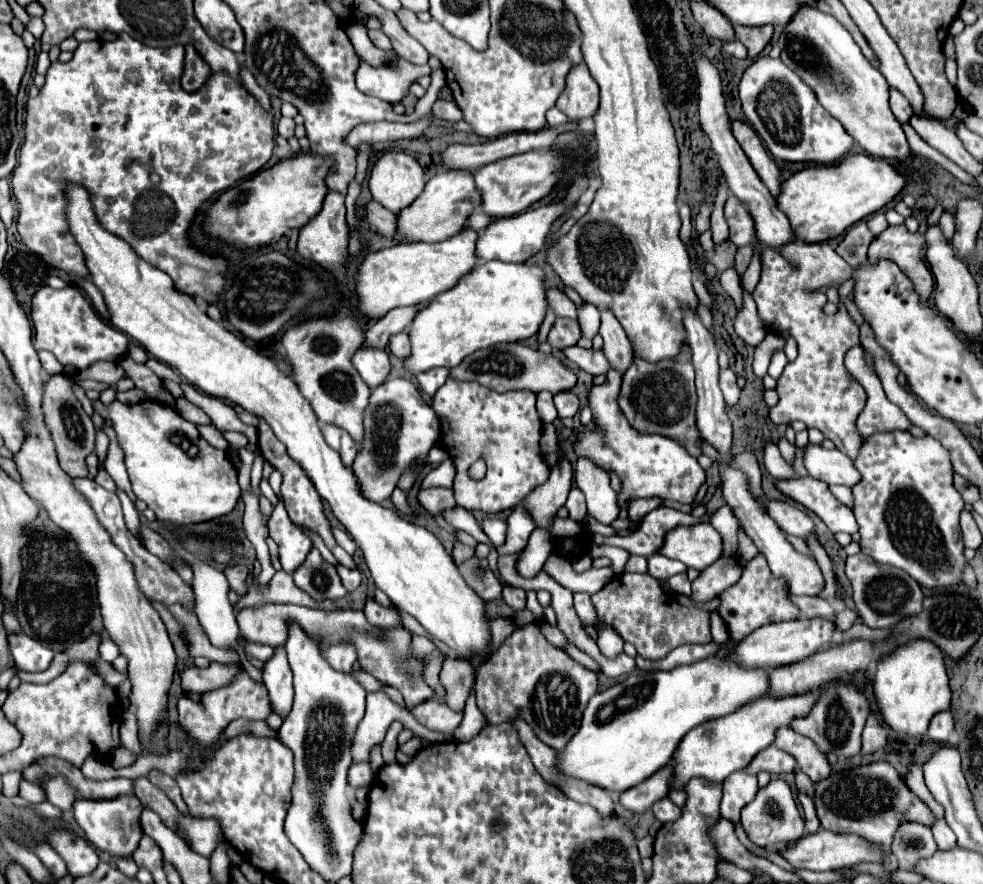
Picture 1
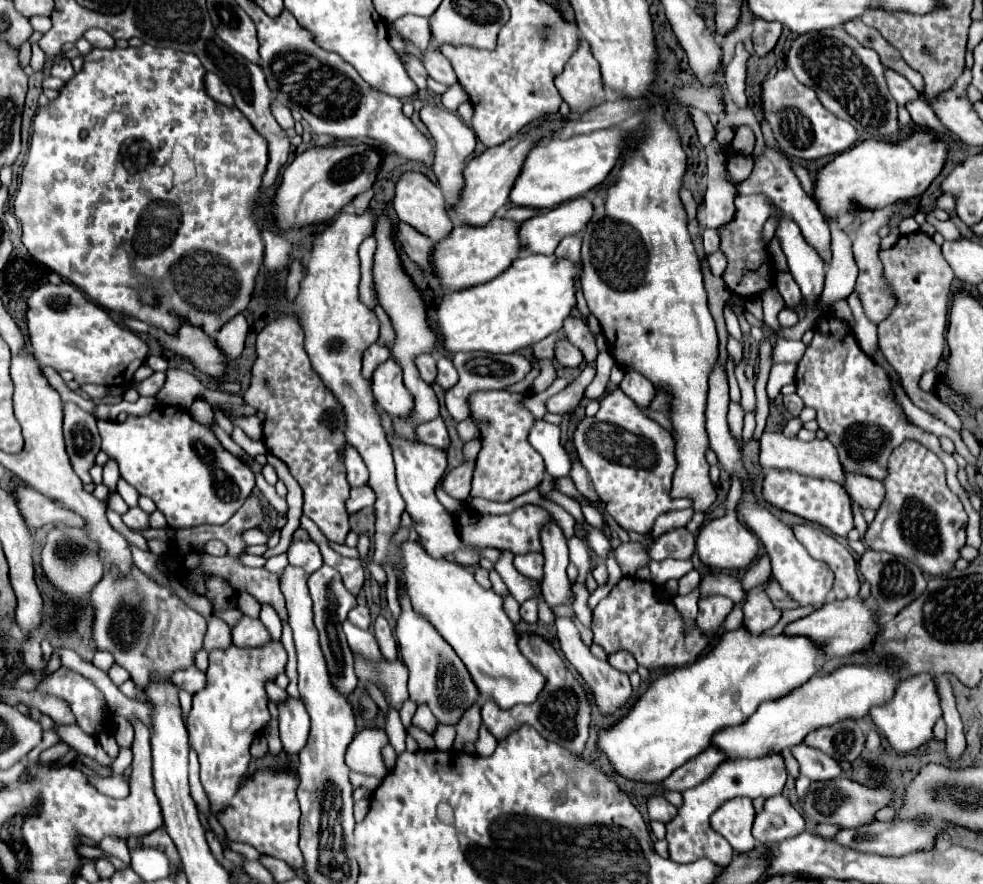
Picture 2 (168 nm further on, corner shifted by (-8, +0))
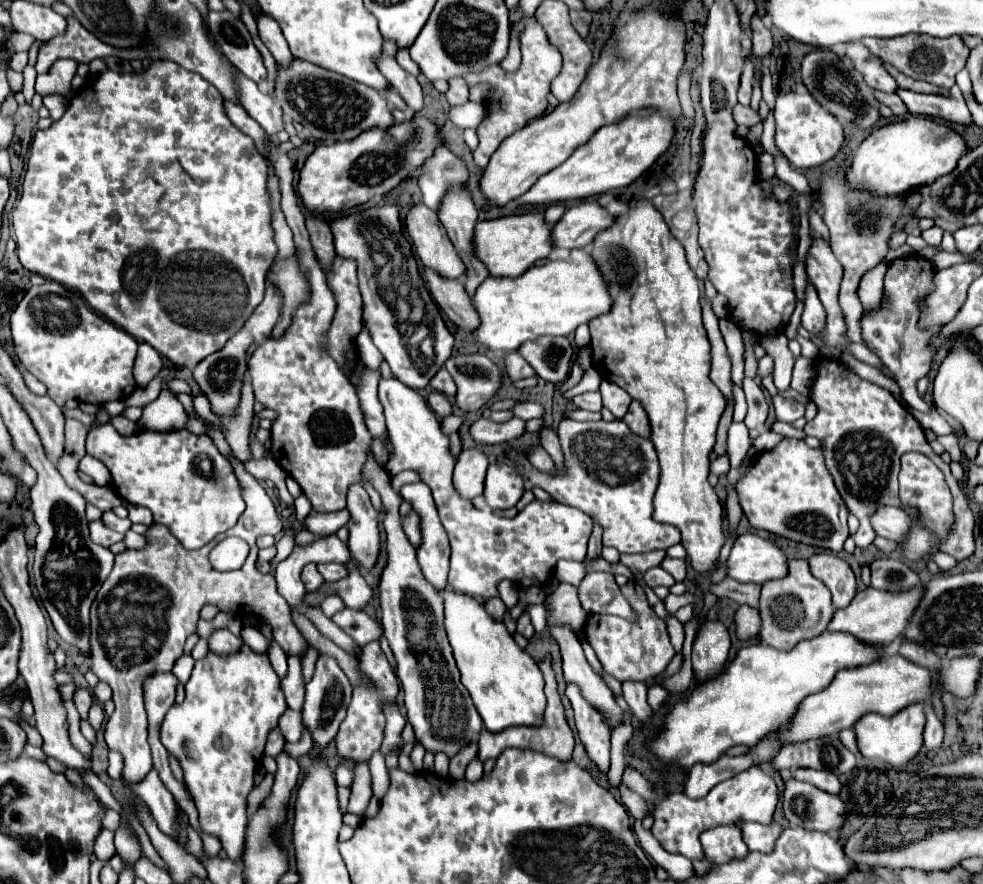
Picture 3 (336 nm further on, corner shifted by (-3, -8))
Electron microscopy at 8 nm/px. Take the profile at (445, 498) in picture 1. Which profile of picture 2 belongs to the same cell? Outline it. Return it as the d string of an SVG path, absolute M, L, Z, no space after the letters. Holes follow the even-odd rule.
M473 462L459 464L455 470L451 470L443 478L443 490L457 500L467 500L471 490L471 474L473 474Z

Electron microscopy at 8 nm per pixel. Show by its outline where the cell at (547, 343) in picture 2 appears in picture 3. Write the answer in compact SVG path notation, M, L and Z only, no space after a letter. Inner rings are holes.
M512 352L506 356L506 374L512 382L520 380L520 378L530 378L534 376L534 370L532 366L518 354L518 352Z

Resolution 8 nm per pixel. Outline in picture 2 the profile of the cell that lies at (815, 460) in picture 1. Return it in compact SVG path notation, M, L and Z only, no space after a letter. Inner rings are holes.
M843 472L843 476L845 476L843 486L853 502L857 502L863 508L873 508L873 510L879 508L885 496L885 488L879 480L873 480L869 476L857 476L857 472Z

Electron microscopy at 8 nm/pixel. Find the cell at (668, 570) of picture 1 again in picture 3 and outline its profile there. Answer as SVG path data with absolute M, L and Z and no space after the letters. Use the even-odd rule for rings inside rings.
M658 566L658 568L650 568L648 572L644 572L644 582L650 588L654 588L654 586L666 586L666 588L670 588L674 584L674 578L666 570L662 570Z

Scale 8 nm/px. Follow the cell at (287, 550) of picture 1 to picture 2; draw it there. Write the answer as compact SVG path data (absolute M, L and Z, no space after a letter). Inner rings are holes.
M291 540L287 558L291 566L299 566L305 570L305 574L313 574L315 570L321 568L323 558L319 552L319 546L313 540Z

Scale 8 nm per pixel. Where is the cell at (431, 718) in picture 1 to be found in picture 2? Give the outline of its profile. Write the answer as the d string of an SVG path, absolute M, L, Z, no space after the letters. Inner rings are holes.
M437 724L433 732L433 740L437 750L451 750L451 744L455 740L455 726L453 724Z

